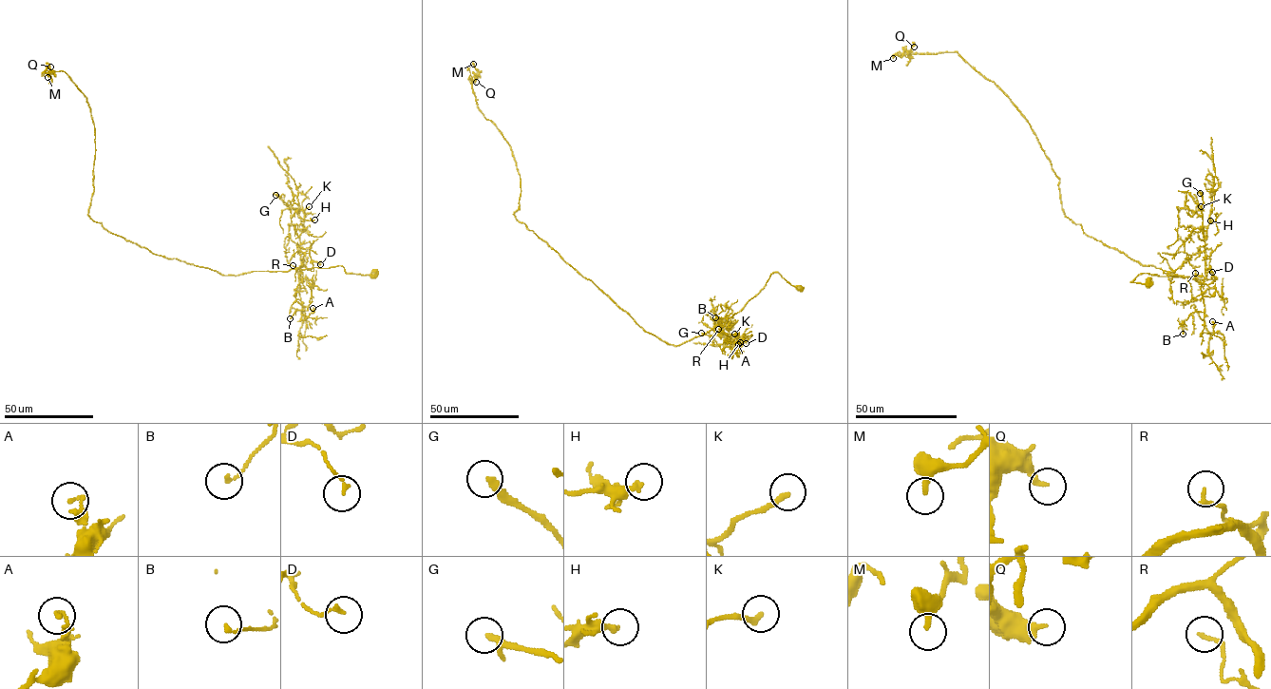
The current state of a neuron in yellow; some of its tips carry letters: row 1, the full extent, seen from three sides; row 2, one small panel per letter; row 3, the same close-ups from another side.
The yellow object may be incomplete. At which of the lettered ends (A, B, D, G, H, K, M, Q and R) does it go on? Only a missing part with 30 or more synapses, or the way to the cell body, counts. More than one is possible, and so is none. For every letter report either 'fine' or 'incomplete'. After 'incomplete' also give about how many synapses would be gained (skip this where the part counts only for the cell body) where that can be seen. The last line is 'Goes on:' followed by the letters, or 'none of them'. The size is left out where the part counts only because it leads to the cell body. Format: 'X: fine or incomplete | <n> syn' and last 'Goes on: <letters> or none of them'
A: fine
B: fine
D: fine
G: incomplete | 70 syn
H: fine
K: fine
M: fine
Q: fine
R: fine
Goes on: G

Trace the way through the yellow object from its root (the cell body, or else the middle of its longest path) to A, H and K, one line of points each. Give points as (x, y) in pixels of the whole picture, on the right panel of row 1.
A: (1149, 281), (1131, 282), (1142, 274), (1194, 276), (1202, 284), (1204, 325), (1210, 334), (1212, 321)
H: (1149, 281), (1145, 284), (1131, 282), (1142, 274), (1195, 276), (1204, 281), (1205, 239), (1210, 220)
K: (1149, 281), (1131, 282), (1142, 274), (1195, 276), (1204, 281), (1204, 227), (1196, 212), (1203, 210), (1201, 206)

